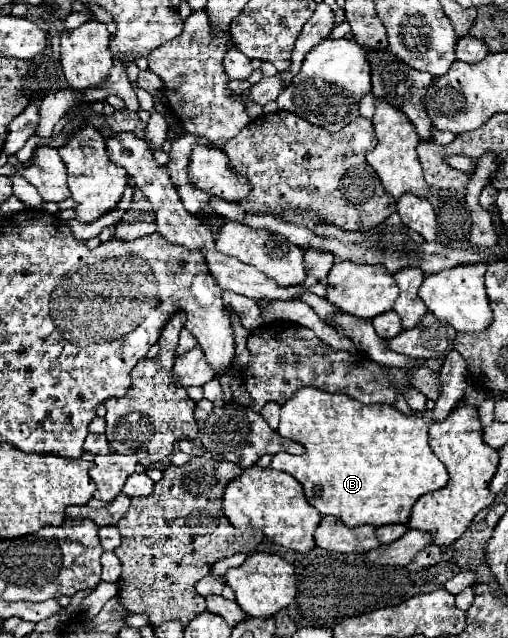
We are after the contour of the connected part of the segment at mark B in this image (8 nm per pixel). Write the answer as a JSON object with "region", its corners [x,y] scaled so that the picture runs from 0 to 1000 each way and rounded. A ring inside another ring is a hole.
{"region":[[[594,607],[555,635],[547,679],[563,688],[594,694],[602,710],[591,716],[539,713],[531,732],[583,748],[598,763],[606,788],[618,792],[634,807],[669,810],[681,826],[803,820],[819,782],[835,773],[862,770],[882,757],[874,726],[843,697],[839,660],[823,650],[799,654],[772,635],[713,635],[685,619],[654,619],[618,607]]]}

